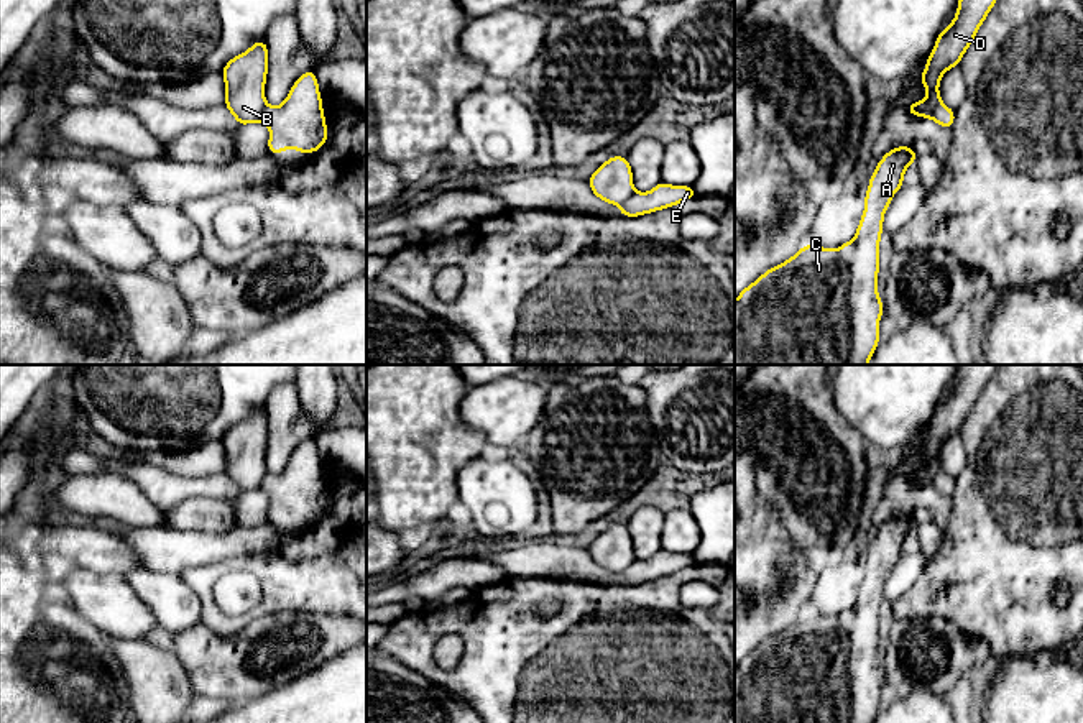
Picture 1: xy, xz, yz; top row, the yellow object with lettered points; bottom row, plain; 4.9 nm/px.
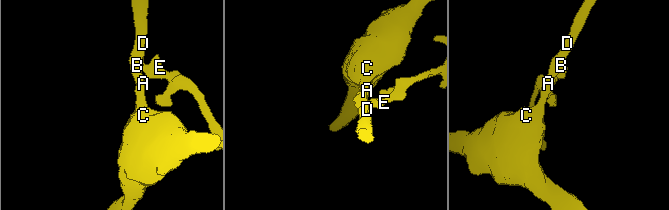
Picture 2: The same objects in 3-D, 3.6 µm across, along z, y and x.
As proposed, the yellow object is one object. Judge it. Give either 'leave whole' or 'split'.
split

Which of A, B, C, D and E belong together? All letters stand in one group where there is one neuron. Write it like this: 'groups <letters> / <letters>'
groups A B C D / E

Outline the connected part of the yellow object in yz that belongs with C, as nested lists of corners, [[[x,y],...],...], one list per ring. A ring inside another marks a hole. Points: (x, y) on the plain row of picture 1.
[[[912,514],[889,518],[869,546],[868,560],[863,564],[866,575],[851,610],[828,618],[809,611],[792,626],[763,641],[735,667],[735,723],[873,723],[879,713],[879,687],[884,672],[878,662],[879,608],[883,588],[892,564],[904,555],[906,537],[917,529]],[[850,634],[855,634],[855,682],[848,679]]]

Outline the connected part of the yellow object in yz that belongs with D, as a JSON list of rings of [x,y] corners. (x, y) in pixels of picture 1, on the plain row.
[[[960,365],[953,389],[940,399],[927,426],[925,439],[919,445],[919,450],[927,455],[927,465],[906,475],[910,483],[932,486],[935,477],[943,472],[938,462],[942,444],[950,435],[960,434],[963,422],[971,414],[979,394],[998,366],[999,365]]]

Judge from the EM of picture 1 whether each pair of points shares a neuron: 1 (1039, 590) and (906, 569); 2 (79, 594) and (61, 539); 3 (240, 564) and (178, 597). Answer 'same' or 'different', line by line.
1: different
2: different
3: different

